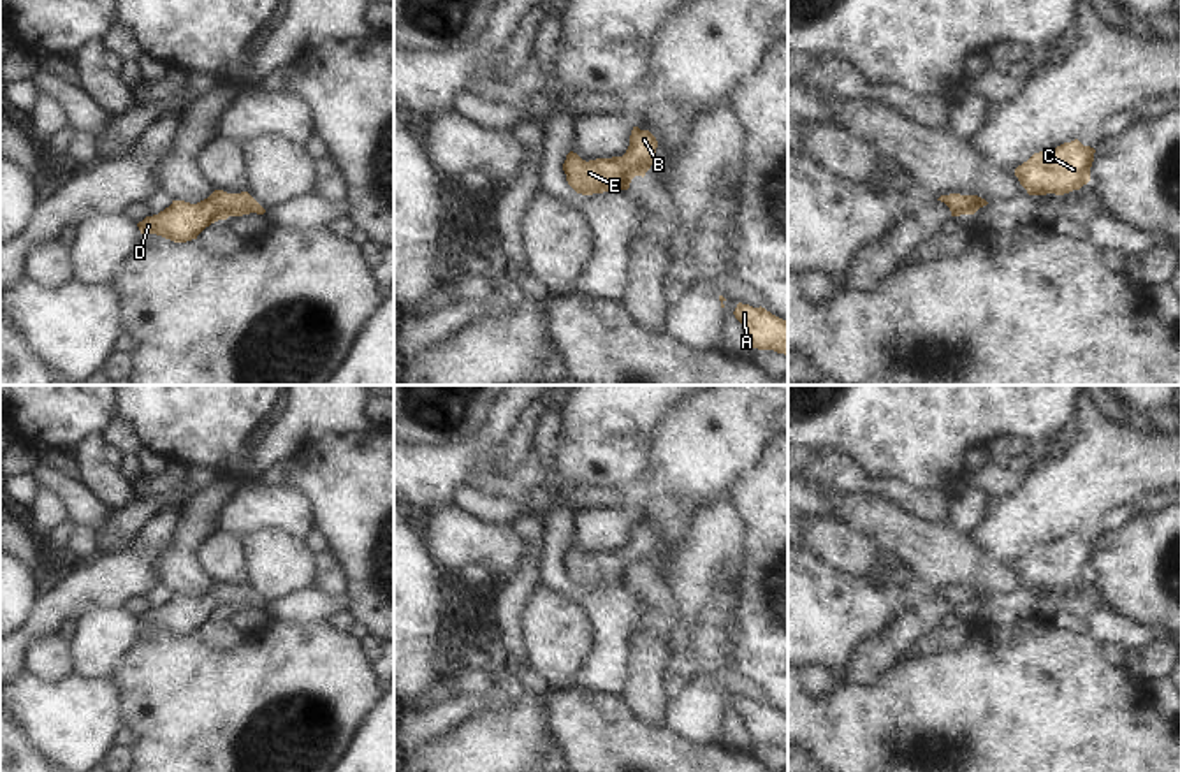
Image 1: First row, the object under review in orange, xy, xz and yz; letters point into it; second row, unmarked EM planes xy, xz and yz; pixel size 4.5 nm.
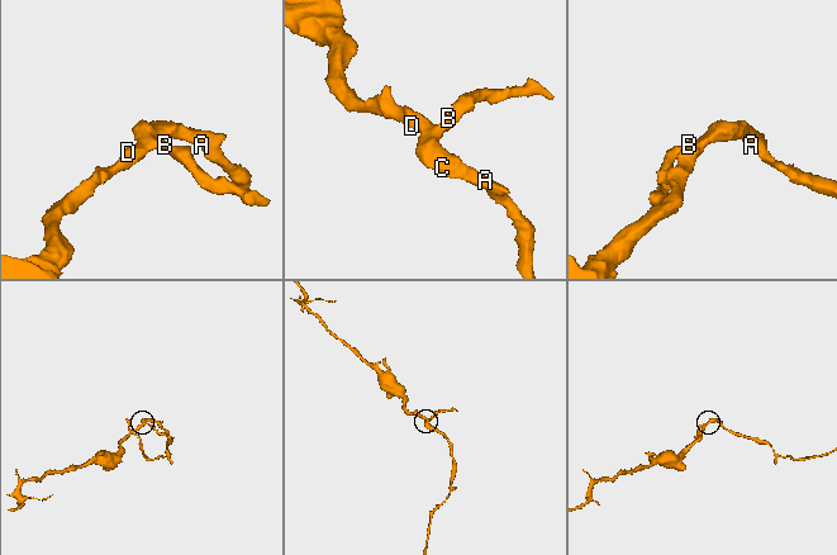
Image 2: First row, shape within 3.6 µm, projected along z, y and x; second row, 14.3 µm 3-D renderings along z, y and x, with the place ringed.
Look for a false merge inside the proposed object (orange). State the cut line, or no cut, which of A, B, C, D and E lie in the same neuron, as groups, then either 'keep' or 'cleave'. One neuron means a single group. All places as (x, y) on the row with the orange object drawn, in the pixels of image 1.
no cut; A B C D E; keep

